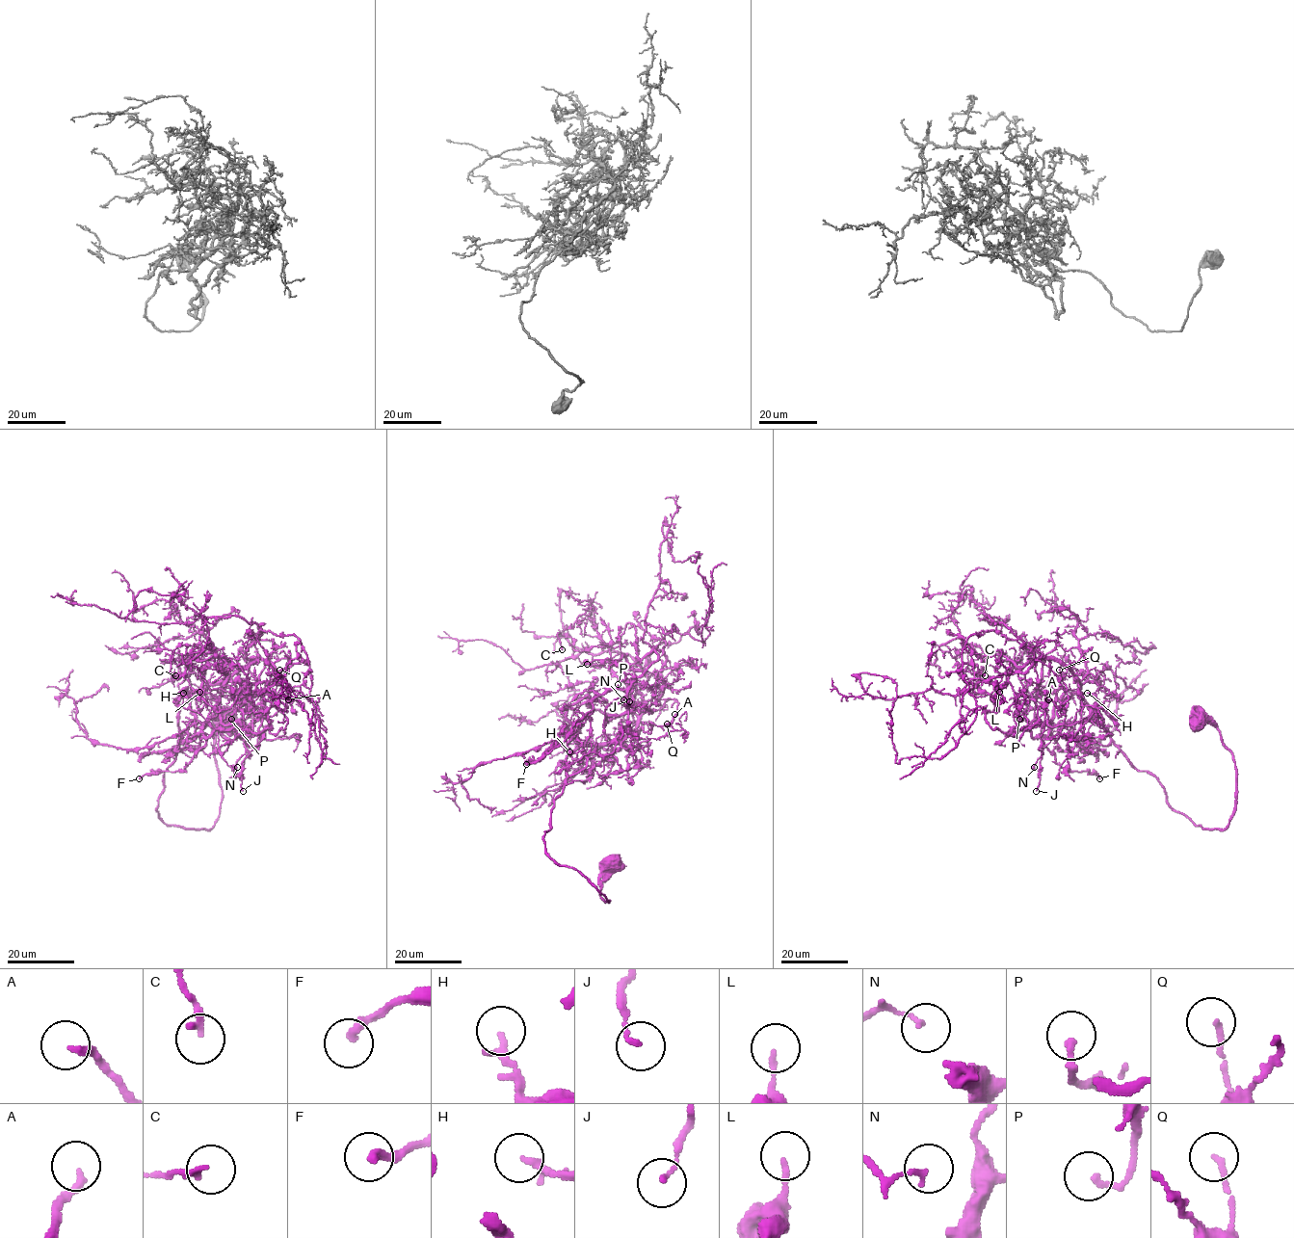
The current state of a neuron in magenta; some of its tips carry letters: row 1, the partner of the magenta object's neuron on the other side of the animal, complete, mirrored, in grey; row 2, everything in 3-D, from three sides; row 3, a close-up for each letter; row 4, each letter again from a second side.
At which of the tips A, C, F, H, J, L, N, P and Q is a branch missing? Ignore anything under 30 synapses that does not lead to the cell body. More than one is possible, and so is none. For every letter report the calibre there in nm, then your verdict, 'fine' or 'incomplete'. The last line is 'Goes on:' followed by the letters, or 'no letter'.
A: 220 nm thick; incomplete
C: 200 nm thick; fine
F: 240 nm thick; fine
H: 160 nm thick; fine
J: 140 nm thick; fine
L: 150 nm thick; fine
N: 120 nm thick; fine
P: 200 nm thick; fine
Q: 160 nm thick; fine
Goes on: A

